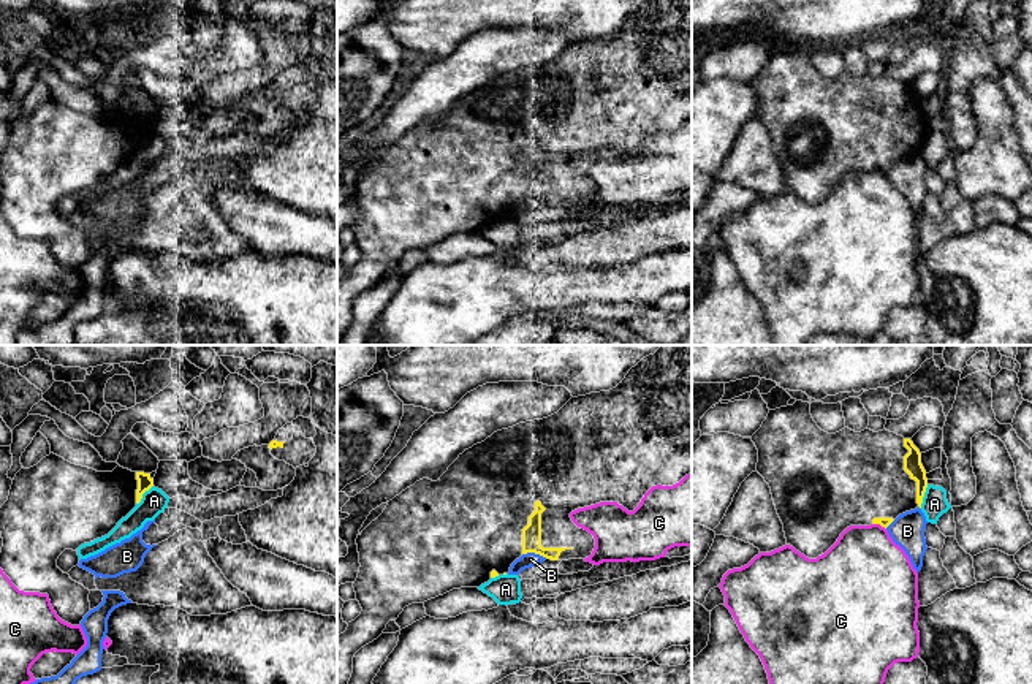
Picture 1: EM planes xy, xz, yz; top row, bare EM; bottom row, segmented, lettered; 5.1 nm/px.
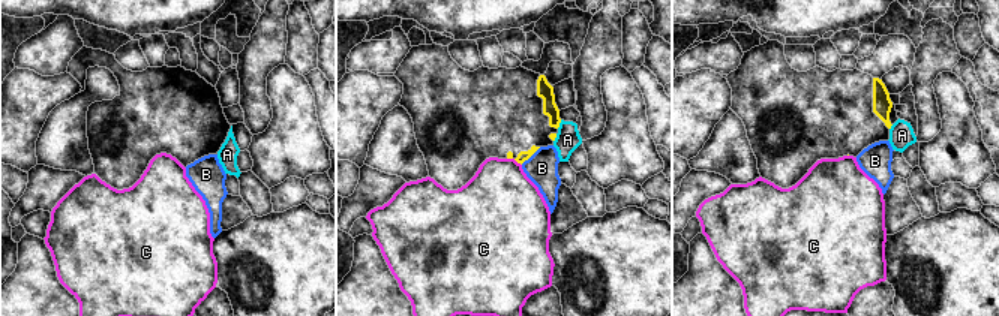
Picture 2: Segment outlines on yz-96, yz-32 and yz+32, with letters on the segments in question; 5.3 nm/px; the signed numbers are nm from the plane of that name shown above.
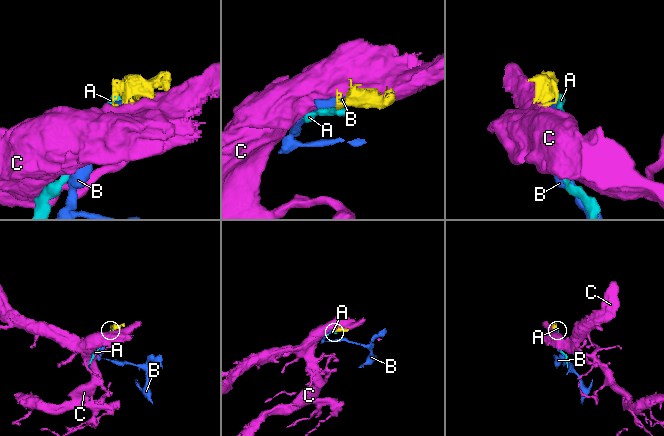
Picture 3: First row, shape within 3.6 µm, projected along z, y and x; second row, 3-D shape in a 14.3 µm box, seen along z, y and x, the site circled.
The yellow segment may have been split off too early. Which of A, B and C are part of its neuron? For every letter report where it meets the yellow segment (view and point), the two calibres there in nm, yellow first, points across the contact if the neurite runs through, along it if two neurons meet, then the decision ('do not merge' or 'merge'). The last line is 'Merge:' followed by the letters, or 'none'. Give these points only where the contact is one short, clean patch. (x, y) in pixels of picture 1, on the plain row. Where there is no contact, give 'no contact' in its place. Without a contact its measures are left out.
A: contact yz (923, 141); calibres 100 and 130 nm; do not merge
B: contact xz (535, 198); calibres 100 and 80 nm; do not merge
C: contact yz (879, 168); calibres 50 and 400 nm; do not merge
Merge: none

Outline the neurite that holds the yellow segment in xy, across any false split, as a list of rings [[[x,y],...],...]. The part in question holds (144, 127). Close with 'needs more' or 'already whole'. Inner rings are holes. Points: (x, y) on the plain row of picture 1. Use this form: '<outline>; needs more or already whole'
[[[54,98],[30,114],[22,112],[0,154],[0,214],[19,236],[47,239],[57,261],[79,271],[90,256],[90,236],[57,212],[59,201],[65,195],[78,196],[81,190],[108,180],[152,131],[150,119],[131,117],[120,111],[112,117],[97,117]]]; needs more

